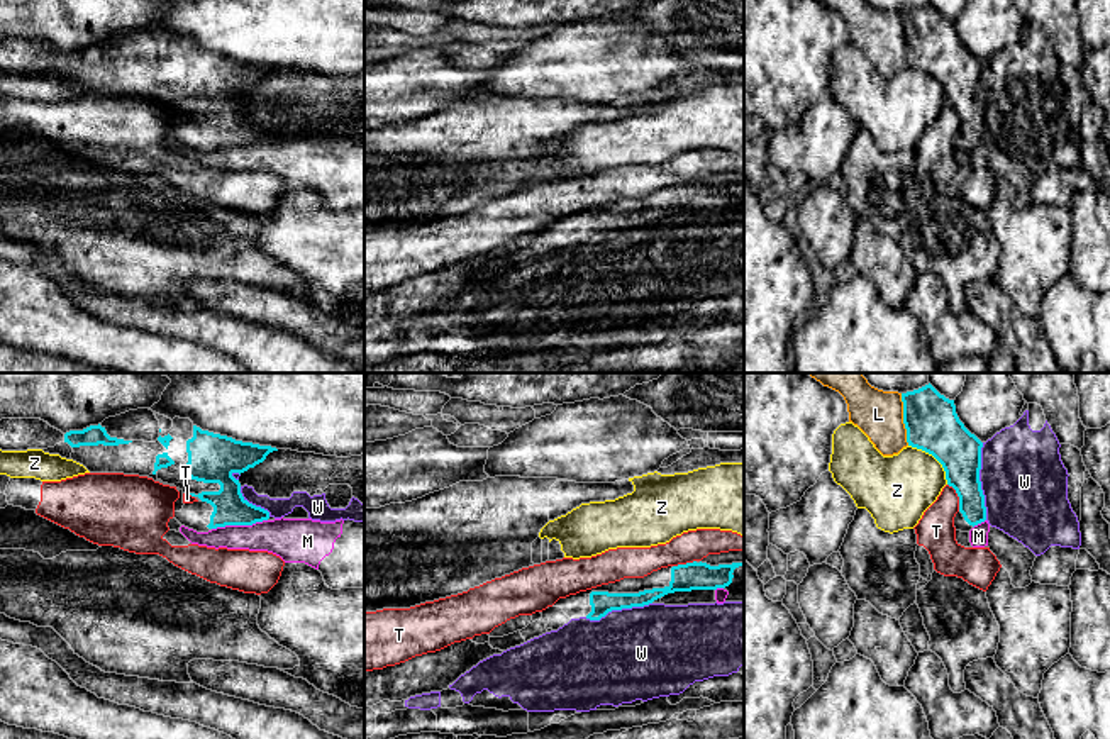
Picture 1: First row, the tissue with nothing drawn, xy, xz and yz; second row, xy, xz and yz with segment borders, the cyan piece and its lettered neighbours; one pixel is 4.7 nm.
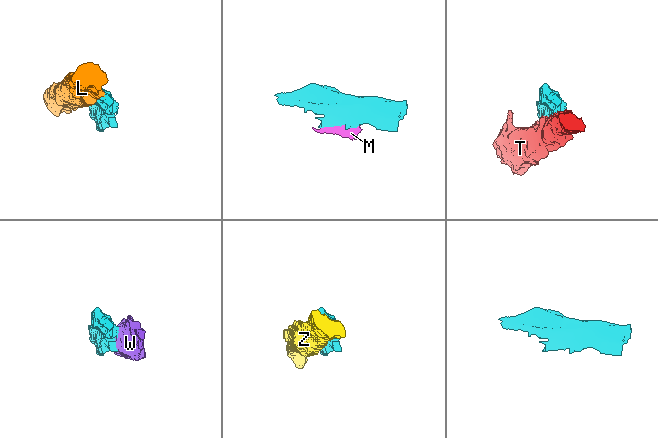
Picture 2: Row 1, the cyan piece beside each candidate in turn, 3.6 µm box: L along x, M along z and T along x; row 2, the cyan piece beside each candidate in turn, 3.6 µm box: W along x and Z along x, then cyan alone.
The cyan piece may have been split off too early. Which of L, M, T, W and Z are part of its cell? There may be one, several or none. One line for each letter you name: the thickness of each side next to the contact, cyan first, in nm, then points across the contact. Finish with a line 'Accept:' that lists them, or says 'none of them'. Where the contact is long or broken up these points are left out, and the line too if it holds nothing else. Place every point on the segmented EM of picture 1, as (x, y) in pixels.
Accept: none of them

